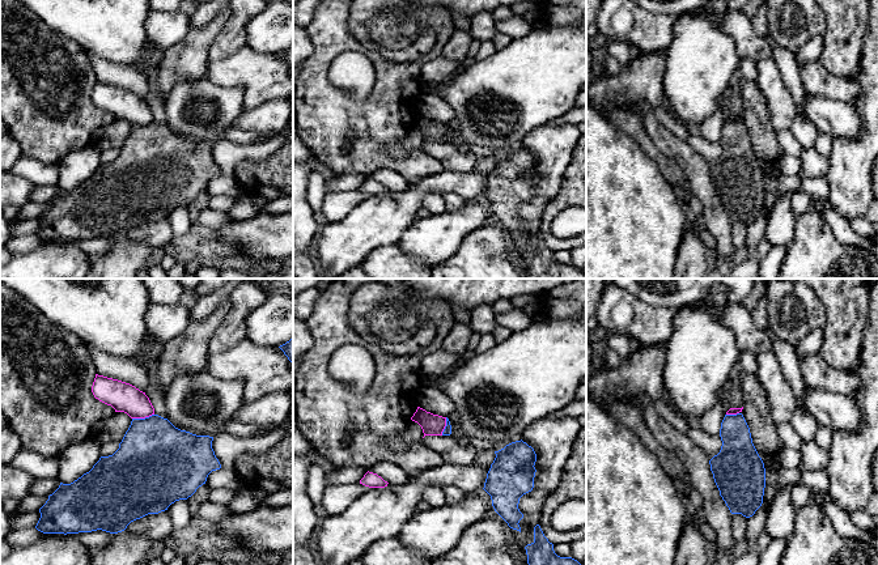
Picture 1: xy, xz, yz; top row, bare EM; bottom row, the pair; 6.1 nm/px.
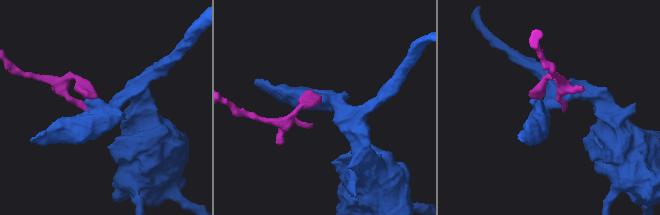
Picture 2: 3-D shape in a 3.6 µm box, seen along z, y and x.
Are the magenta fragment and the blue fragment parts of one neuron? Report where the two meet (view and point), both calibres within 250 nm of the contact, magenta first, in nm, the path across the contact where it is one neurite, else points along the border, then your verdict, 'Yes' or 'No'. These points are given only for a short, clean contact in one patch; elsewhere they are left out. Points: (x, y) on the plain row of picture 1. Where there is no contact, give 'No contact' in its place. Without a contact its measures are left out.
Touches magenta at xy (143, 124). Thickness 180 nm (magenta) against 440 nm. Boundary: xy (153, 120), (132, 126). No

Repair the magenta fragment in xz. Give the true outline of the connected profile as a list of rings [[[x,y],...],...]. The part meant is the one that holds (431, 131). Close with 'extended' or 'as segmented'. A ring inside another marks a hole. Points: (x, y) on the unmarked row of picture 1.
[[[417,114],[411,127],[417,129],[421,133],[424,144],[442,143],[442,139],[446,133],[446,124],[427,119],[420,114]]]; as segmented

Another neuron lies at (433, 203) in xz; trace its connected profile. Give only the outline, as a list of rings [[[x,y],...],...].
[[[429,194],[424,200],[423,207],[430,213],[440,213],[445,209],[445,201],[441,195]]]

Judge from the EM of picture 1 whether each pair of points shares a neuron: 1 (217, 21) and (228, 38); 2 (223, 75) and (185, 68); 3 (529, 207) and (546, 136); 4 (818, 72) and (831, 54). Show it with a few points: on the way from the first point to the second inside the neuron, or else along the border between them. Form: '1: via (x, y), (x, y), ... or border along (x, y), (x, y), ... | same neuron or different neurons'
1: border along (229, 13), (224, 28), (210, 46), (207, 56) | different neurons
2: border along (208, 59), (204, 75) | different neurons
3: via (544, 190), (547, 186), (547, 153) | same neuron
4: border along (818, 60), (832, 73), (851, 80) | different neurons

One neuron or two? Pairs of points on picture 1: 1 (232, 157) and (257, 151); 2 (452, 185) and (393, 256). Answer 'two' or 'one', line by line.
1: one
2: two

